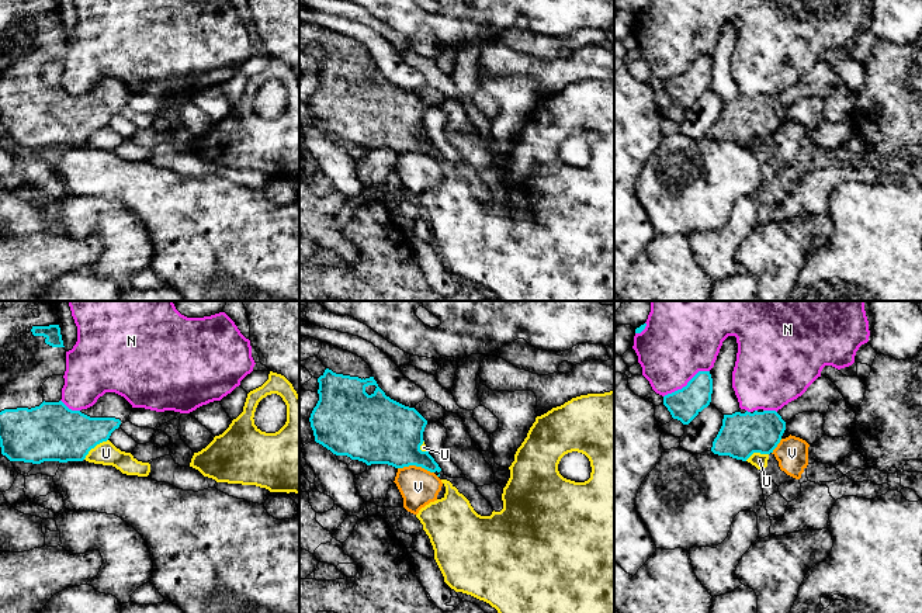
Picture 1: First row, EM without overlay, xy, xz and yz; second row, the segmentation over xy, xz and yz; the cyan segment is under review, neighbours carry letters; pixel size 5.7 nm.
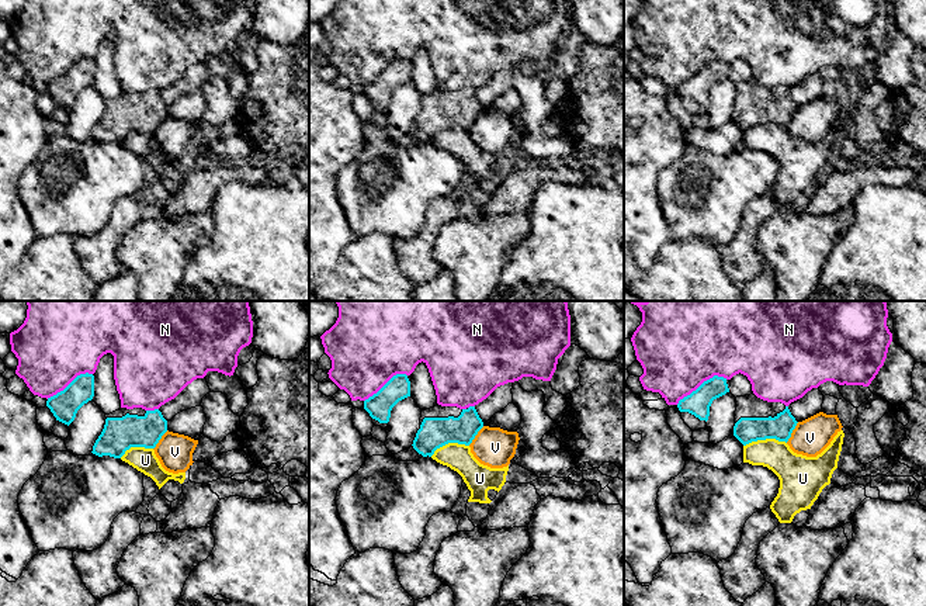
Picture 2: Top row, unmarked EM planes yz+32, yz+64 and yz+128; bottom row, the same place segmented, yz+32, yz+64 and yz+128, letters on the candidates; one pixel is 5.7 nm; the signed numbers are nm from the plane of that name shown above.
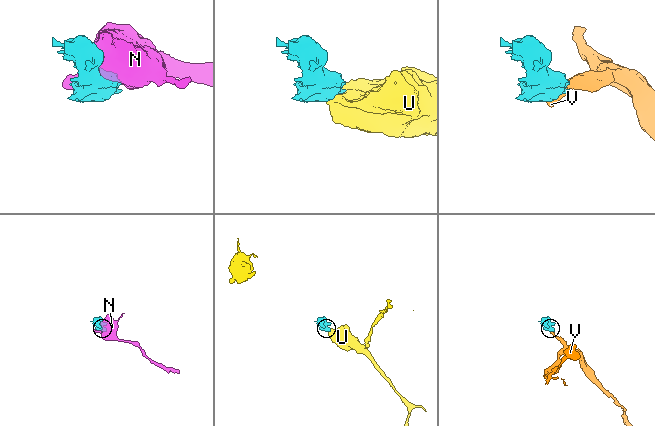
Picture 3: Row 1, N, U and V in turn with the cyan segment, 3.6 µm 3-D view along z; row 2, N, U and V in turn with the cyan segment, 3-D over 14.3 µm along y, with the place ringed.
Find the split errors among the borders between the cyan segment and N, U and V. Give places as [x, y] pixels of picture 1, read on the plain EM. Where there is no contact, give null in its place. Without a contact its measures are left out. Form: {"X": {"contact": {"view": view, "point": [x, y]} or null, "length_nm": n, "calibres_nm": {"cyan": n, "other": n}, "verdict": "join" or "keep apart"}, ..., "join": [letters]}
{"N": {"contact": {"view": "yz", "point": [687, 69]}, "length_nm": 300, "calibres_nm": {"cyan": 180, "other": 400}, "verdict": "keep apart"}, "U": {"contact": {"view": "xy", "point": [94, 131]}, "length_nm": 180, "calibres_nm": {"cyan": 320, "other": 140}, "verdict": "keep apart"}, "V": {"contact": {"view": "xz", "point": [416, 151]}, "length_nm": 220, "calibres_nm": {"cyan": 360, "other": 220}, "verdict": "keep apart"}, "join": []}

